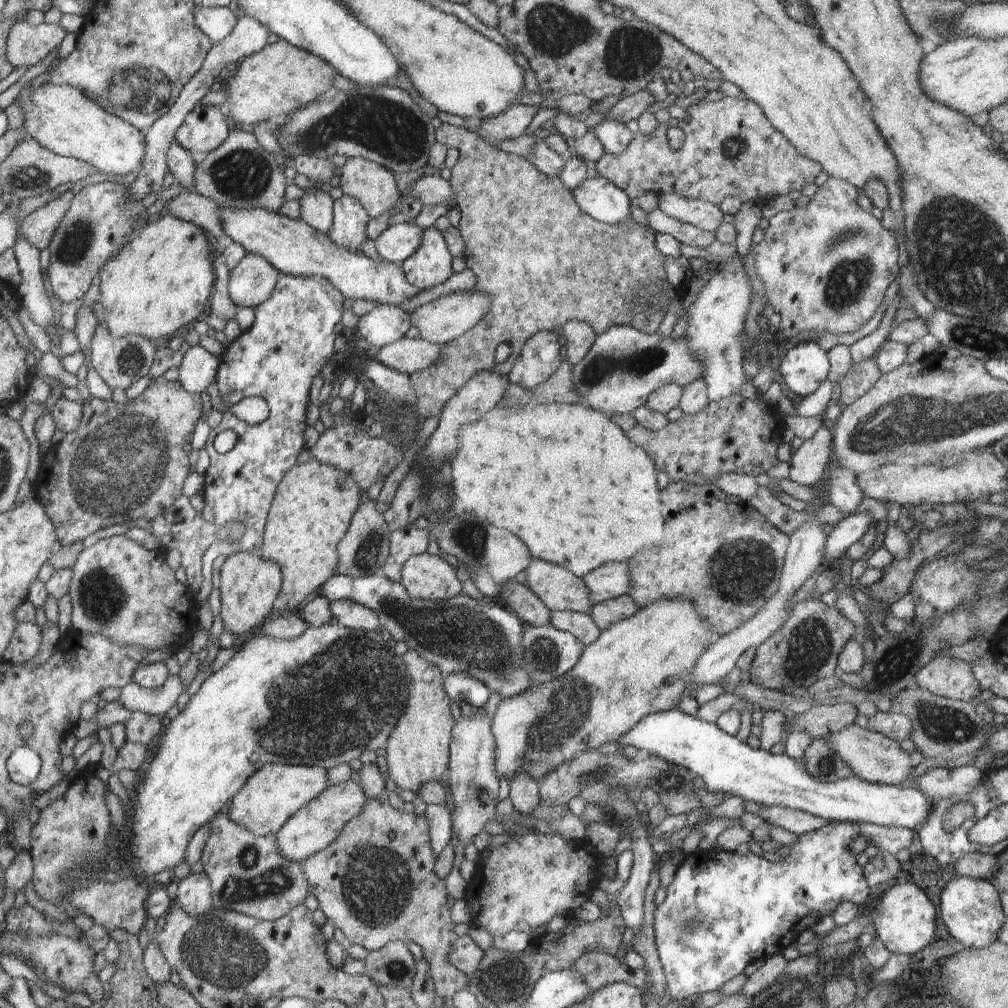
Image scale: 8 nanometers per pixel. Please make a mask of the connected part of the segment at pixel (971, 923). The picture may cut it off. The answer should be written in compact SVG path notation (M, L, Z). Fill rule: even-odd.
M957 875L949 880L940 894L940 916L950 935L965 949L980 950L998 941L998 934L1006 922L999 890L992 881L974 880Z

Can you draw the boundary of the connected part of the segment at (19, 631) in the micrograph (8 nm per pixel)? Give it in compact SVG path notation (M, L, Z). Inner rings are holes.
M20 622L17 625L3 659L12 664L25 665L38 654L42 642L42 630L36 624Z

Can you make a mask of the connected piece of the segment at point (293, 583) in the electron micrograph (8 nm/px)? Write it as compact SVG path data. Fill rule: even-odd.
M316 460L292 466L284 474L274 492L260 553L280 568L282 576L275 614L298 612L336 574L337 546L360 506L360 498L361 490L350 474Z

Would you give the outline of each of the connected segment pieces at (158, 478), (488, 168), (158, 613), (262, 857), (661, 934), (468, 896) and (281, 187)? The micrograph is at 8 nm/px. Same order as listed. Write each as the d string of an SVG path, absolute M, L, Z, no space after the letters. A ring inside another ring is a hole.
M165 377L156 378L140 396L134 400L120 402L106 402L90 397L81 404L83 414L80 425L72 433L64 434L61 442L52 445L40 457L40 466L38 466L38 478L33 482L34 494L37 500L42 502L44 511L55 529L57 542L63 546L69 546L73 543L83 541L90 534L98 532L103 528L116 526L116 524L125 524L138 517L143 517L146 521L152 521L154 518L166 513L166 510L176 502L181 496L181 491L186 477L192 473L193 468L189 462L189 454L193 450L191 448L192 434L194 428L198 424L198 420L202 419L201 396L190 394L182 387L179 381L170 382Z
M442 123L440 128L436 129L436 139L440 144L450 144L450 146L454 146L450 148L456 148L460 153L458 162L456 162L456 165L451 170L452 176L449 180L452 188L454 188L454 192L456 192L457 207L460 209L460 212L462 212L462 219L457 230L460 232L462 240L464 240L464 258L466 258L467 268L470 268L470 270L474 272L474 276L476 276L474 291L480 292L480 296L488 296L488 298L490 298L490 310L486 312L486 316L484 316L474 328L470 328L469 332L462 334L462 336L452 340L450 343L442 345L440 354L438 354L438 360L436 360L430 368L418 370L418 372L410 375L410 382L412 382L412 386L416 388L416 394L418 394L418 408L416 409L416 416L418 418L429 419L432 416L439 416L446 406L446 402L462 390L462 386L466 384L468 379L472 378L474 374L482 372L482 370L496 372L496 374L500 374L500 376L507 376L516 358L520 356L526 340L529 340L538 332L554 331L555 328L562 327L564 324L575 319L586 322L586 324L592 328L596 337L617 325L627 325L645 334L657 332L675 296L675 288L667 280L667 275L664 270L665 257L658 251L658 248L656 248L656 233L652 231L650 227L638 224L638 222L635 222L632 218L628 218L626 222L620 222L620 224L598 222L598 220L586 214L586 212L576 204L574 194L566 189L566 186L559 177L542 174L529 159L517 156L516 154L502 152L502 150L498 150L498 148L494 148L494 146L489 146L476 132L470 132L470 130L462 127L457 128L450 124ZM654 286L660 286L660 288L664 290L664 292L662 292L662 298L664 298L664 300L658 300L660 304L650 304L650 306L648 306L648 304L646 304L648 300L644 300L644 298L640 296L640 292L642 292L642 288L646 290L646 288L654 288ZM500 344L508 344L510 348L512 348L508 360L502 362L502 364L496 363L495 356L495 351Z
M125 535L98 540L78 554L69 594L75 632L100 634L112 644L138 646L145 653L167 649L175 654L200 626L191 589L176 580L175 571L164 558Z
M226 810L219 811L210 820L210 835L201 855L202 871L208 876L212 890L212 908L222 912L238 912L262 921L275 922L286 917L296 906L305 904L309 896L308 884L301 863L290 862L279 851L277 838L270 834L254 835L242 824L234 824Z
M830 821L824 828L818 828L816 832L806 832L798 834L798 839L794 844L788 846L790 853L781 861L768 861L762 856L749 854L747 856L738 856L738 852L725 852L722 849L714 848L709 851L698 850L695 853L685 855L678 865L674 881L668 889L665 890L665 900L656 907L654 912L653 928L655 946L658 952L658 958L662 965L665 977L665 990L670 992L673 1001L682 1002L688 996L700 997L707 992L716 992L722 988L730 979L745 972L745 969L757 960L779 957L785 948L786 943L793 940L799 940L809 935L809 929L814 926L815 922L831 917L834 914L834 908L842 902L852 902L857 907L865 904L870 894L870 888L864 879L864 870L854 857L850 843L858 837L858 823L842 823L841 821Z
M529 830L513 834L512 840L494 848L485 861L477 862L474 877L466 885L465 900L471 908L471 920L477 927L485 928L492 937L505 937L512 931L525 932L532 936L537 928L546 926L559 913L573 917L573 911L582 902L591 900L593 891L603 874L599 868L605 858L596 847L587 841L572 842L559 836Z
M233 127L228 139L218 149L208 153L206 159L201 164L197 164L197 166L196 174L194 174L196 193L212 200L220 208L232 208L232 210L264 208L268 212L278 213L278 210L284 204L286 188L290 181L279 168L276 156L260 145L250 129Z

